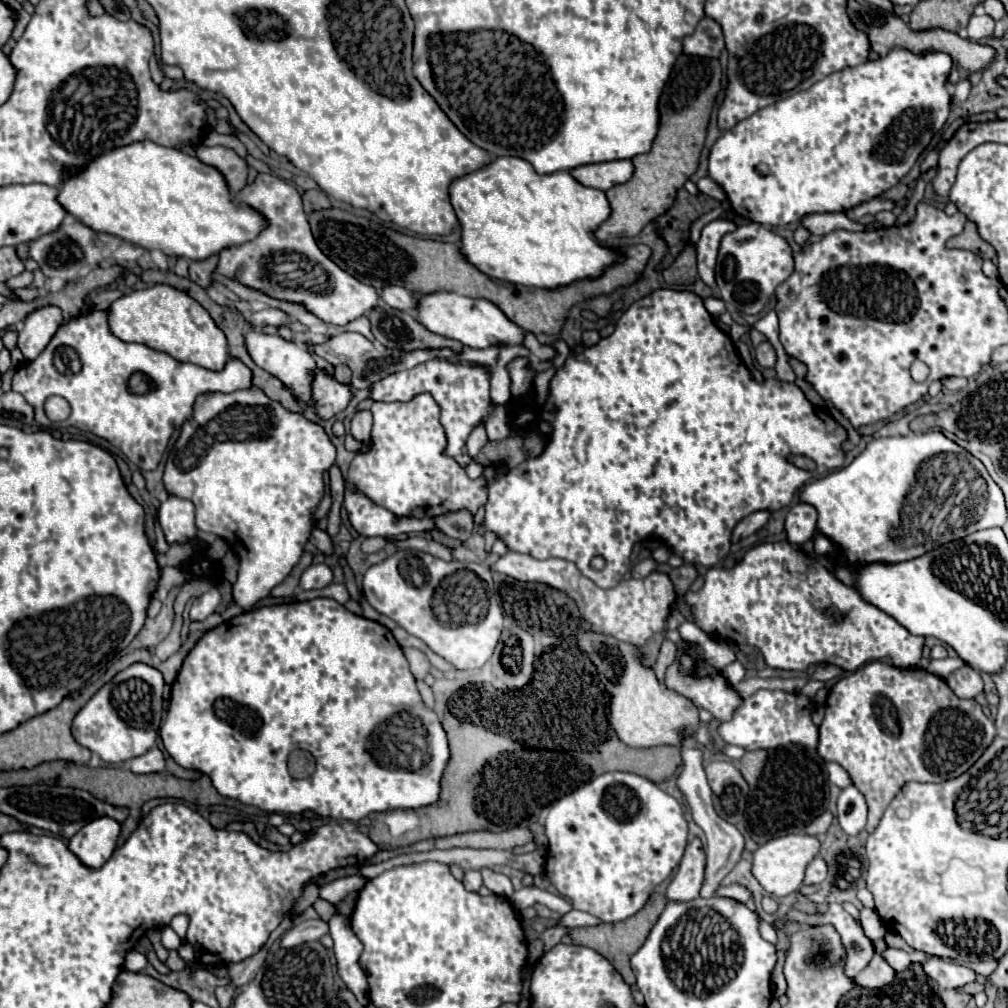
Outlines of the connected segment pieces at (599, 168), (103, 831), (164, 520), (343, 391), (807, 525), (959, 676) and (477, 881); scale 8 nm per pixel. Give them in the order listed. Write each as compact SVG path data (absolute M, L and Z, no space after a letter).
M611 160L611 162L599 162L599 164L583 164L581 168L569 170L569 174L583 186L597 188L597 190L609 190L631 178L633 162L631 160Z
M109 816L95 818L89 824L85 824L85 828L81 828L81 832L71 836L69 850L73 854L77 854L85 866L101 868L115 850L119 830L121 830L121 826L117 820L113 820Z
M169 496L159 506L159 524L169 544L181 544L195 538L195 506L191 500Z
M325 368L313 370L309 406L317 408L323 420L331 420L337 412L345 410L351 402L351 384L337 382Z
M795 504L787 518L785 518L785 532L787 532L787 542L799 548L803 542L807 542L815 530L817 522L817 512L809 504Z
M969 666L955 670L951 676L945 678L945 682L959 698L975 698L977 694L983 692L983 680L981 680L979 672L975 672Z
M467 870L463 878L463 886L471 892L477 892L481 888L481 874L477 870Z

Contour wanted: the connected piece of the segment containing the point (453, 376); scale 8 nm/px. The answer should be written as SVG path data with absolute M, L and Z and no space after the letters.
M433 358L423 364L417 364L417 368L395 372L389 374L385 380L379 380L369 388L369 398L373 402L409 402L425 392L429 392L441 408L441 426L447 434L445 454L457 460L461 468L467 468L471 462L467 454L467 438L479 426L479 422L485 422L495 412L495 404L489 394L489 370L481 364L465 366Z

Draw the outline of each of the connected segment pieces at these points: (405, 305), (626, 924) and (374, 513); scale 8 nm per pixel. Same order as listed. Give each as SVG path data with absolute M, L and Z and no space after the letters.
M383 286L379 290L379 296L391 308L405 310L405 312L413 312L413 308L415 308L415 296L401 286Z
M653 892L653 896L649 898L649 902L645 904L645 908L641 908L641 912L633 914L629 920L623 920L623 922L617 922L617 924L597 924L597 926L587 926L587 928L573 928L569 932L573 944L579 944L579 946L587 946L587 948L593 948L595 952L599 952L601 956L605 956L613 966L615 970L623 976L623 980L633 986L635 984L635 976L631 972L631 966L629 966L629 958L633 956L633 952L637 952L637 948L641 948L641 944L645 942L647 934L651 932L653 924L657 922L657 916L663 912L667 904L667 898L659 892Z
M347 490L345 492L345 508L349 512L349 520L353 524L353 528L361 534L361 536L383 536L383 538L393 538L399 534L423 534L425 530L433 530L433 520L429 518L397 518L395 514L391 514L389 510L373 504L369 498L365 498L363 494L355 492L355 490Z

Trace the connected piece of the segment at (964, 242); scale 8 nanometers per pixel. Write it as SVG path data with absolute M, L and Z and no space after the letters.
M967 222L963 232L959 236L949 238L947 248L963 248L963 250L971 250L975 254L979 254L981 258L993 260L995 258L995 250L991 244L987 244L985 240L981 240L981 236L977 234L977 228L973 222Z

